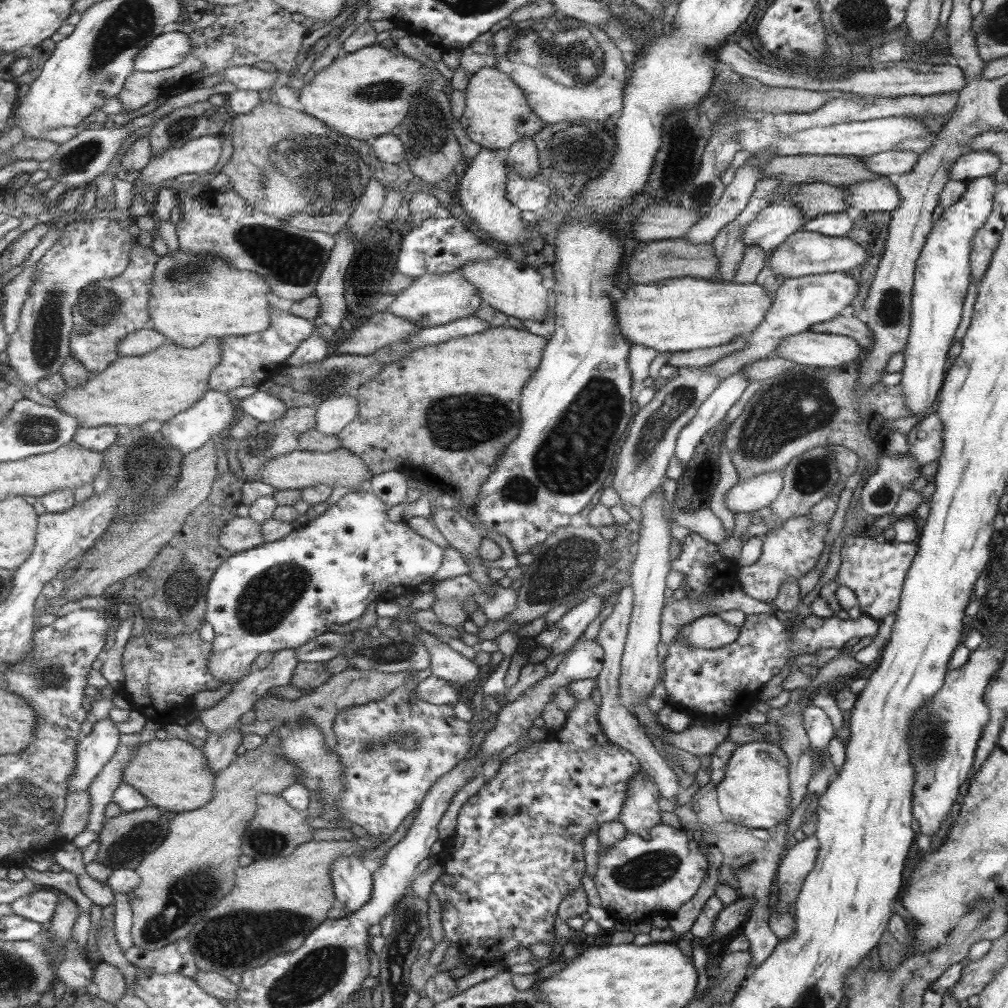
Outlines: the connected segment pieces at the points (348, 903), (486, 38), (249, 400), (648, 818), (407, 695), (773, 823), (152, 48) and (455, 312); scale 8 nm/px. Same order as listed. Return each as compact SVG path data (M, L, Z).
M344 856L332 866L337 901L356 913L373 898L374 875L363 866L362 857Z
M488 31L481 34L476 41L472 42L469 48L465 48L461 54L460 65L469 72L470 76L479 72L483 67L495 67L496 58L492 36L494 34Z
M256 391L253 395L238 401L241 412L251 415L258 421L275 422L283 418L291 408L287 408L281 400L275 398L271 393Z
M640 770L630 778L624 808L617 819L623 825L626 834L646 837L651 828L661 823L661 811L656 803L659 798L658 788L645 772Z
M415 685L413 690L401 686L379 702L340 711L335 717L333 734L338 738L337 753L345 767L342 782L346 789L340 794L338 810L345 821L362 827L376 841L383 839L384 842L399 829L409 814L417 812L439 778L465 761L473 746L471 724L457 718L451 706L438 706L419 699Z
M749 742L739 744L725 766L723 780L716 784L716 803L724 820L756 830L759 834L767 834L767 830L773 829L790 817L791 791L789 790L789 760L777 745L768 742Z
M171 31L157 37L136 58L136 71L157 72L179 66L194 49L191 34Z
M463 272L423 274L416 278L415 283L409 288L396 294L396 298L389 304L387 311L415 321L418 325L431 327L449 324L479 312L482 301L478 288L465 278Z

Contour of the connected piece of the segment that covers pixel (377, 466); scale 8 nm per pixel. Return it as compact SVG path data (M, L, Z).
M501 326L414 350L360 386L360 413L340 432L343 446L364 459L373 477L396 470L458 497L473 510L496 461L517 438L519 394L538 369L545 342L547 338Z

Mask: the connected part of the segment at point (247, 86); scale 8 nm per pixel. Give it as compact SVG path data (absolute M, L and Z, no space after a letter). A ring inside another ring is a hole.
M249 65L243 66L230 66L224 72L218 72L218 74L224 74L222 81L229 81L237 88L246 91L261 92L261 90L267 90L277 82L279 78L279 72L267 72L260 70Z

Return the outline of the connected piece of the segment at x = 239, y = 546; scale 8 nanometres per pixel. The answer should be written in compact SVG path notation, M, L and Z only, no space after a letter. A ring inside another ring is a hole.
M251 516L234 518L225 527L220 541L233 553L257 548L265 543L263 525Z

